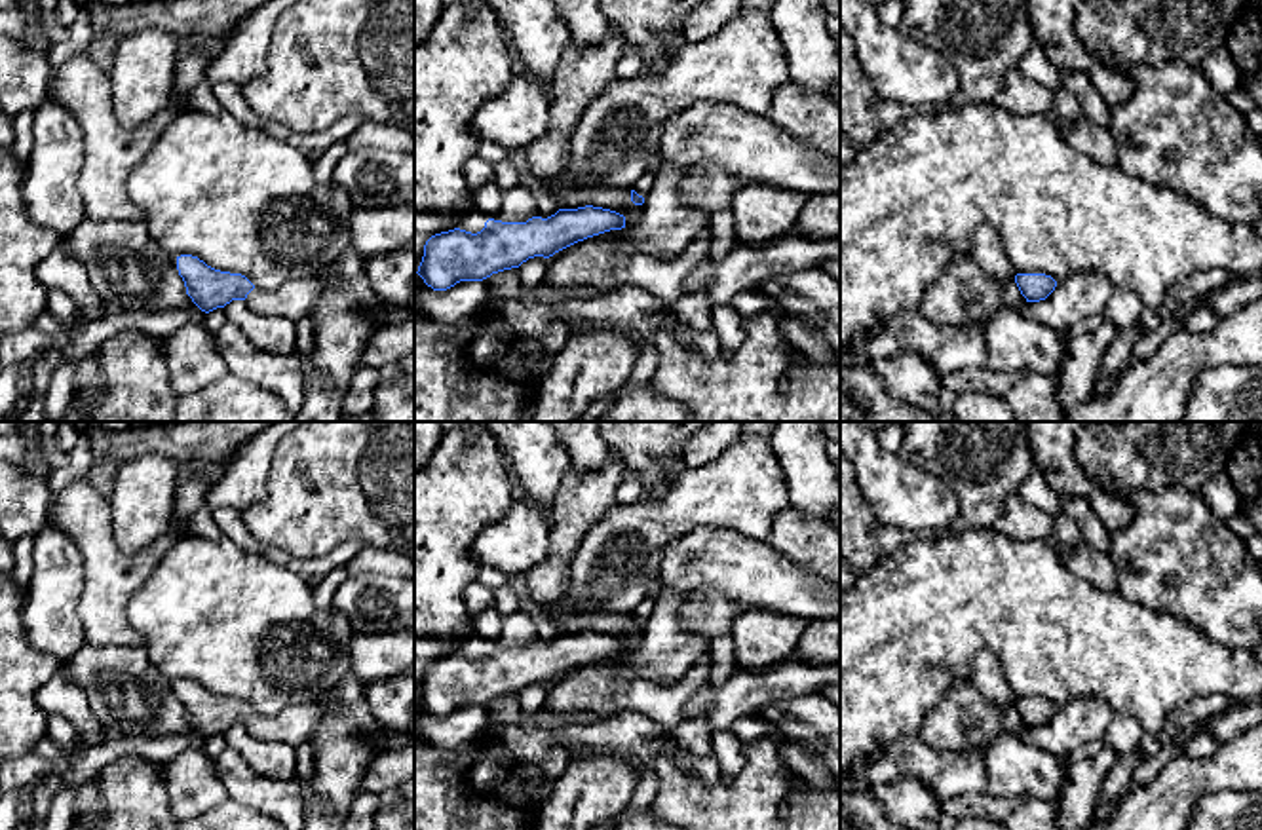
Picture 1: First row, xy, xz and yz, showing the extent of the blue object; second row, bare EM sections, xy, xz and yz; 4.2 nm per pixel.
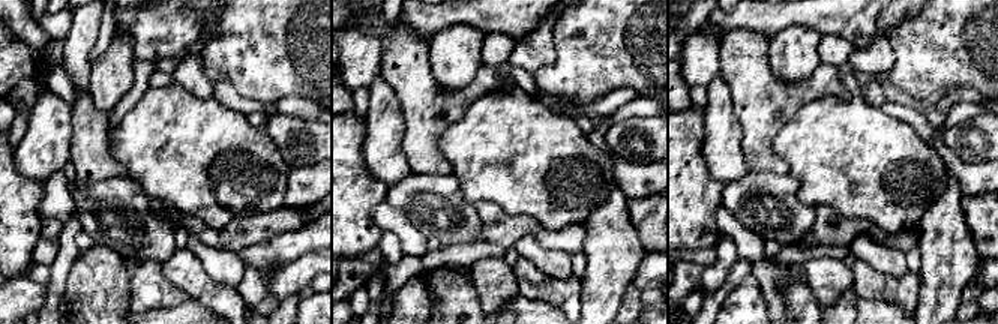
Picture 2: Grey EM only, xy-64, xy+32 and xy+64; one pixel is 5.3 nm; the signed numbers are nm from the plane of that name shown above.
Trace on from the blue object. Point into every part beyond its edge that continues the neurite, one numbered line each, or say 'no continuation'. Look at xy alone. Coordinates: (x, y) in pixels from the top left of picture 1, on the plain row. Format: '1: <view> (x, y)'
1: xy (295, 724)

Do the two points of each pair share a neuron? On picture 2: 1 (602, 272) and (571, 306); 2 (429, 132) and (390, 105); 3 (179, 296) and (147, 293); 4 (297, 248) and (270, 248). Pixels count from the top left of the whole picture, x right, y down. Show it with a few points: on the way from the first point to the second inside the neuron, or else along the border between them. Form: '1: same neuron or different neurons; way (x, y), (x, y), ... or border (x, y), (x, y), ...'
1: different neurons; border (580, 278), (581, 308)
2: different neurons; border (386, 81), (399, 102), (404, 125), (402, 149)
3: same neuron; way (171, 296), (155, 293)
4: same neuron; way (291, 248), (276, 248)

